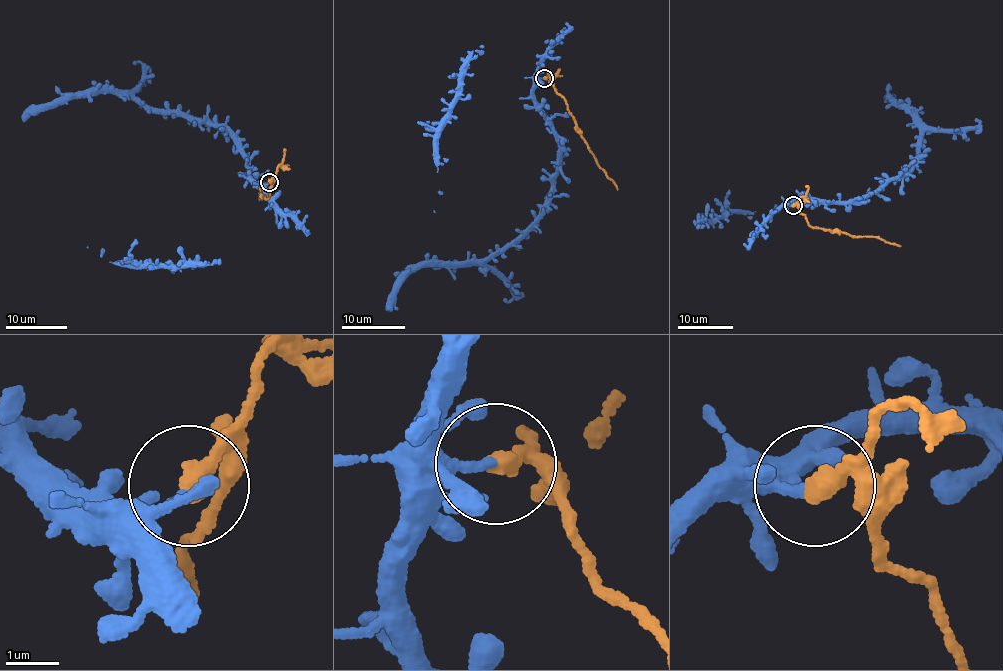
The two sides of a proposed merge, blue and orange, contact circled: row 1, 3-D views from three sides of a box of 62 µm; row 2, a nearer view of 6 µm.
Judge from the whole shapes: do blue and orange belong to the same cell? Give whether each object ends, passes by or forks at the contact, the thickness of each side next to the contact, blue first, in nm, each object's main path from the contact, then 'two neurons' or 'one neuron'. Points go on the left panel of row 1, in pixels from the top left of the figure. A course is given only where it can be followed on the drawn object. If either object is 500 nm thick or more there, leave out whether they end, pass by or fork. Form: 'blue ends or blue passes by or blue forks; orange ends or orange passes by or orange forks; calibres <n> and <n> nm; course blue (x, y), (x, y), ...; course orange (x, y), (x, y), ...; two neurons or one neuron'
blue ends; orange ends; calibres 160 and 380 nm; course blue (268, 182), (246, 177), (246, 158), (230, 133), (152, 111), (132, 97), (98, 92), (21, 117); course orange (268, 182), (272, 180), (269, 198), (260, 195), (260, 187); two neurons

